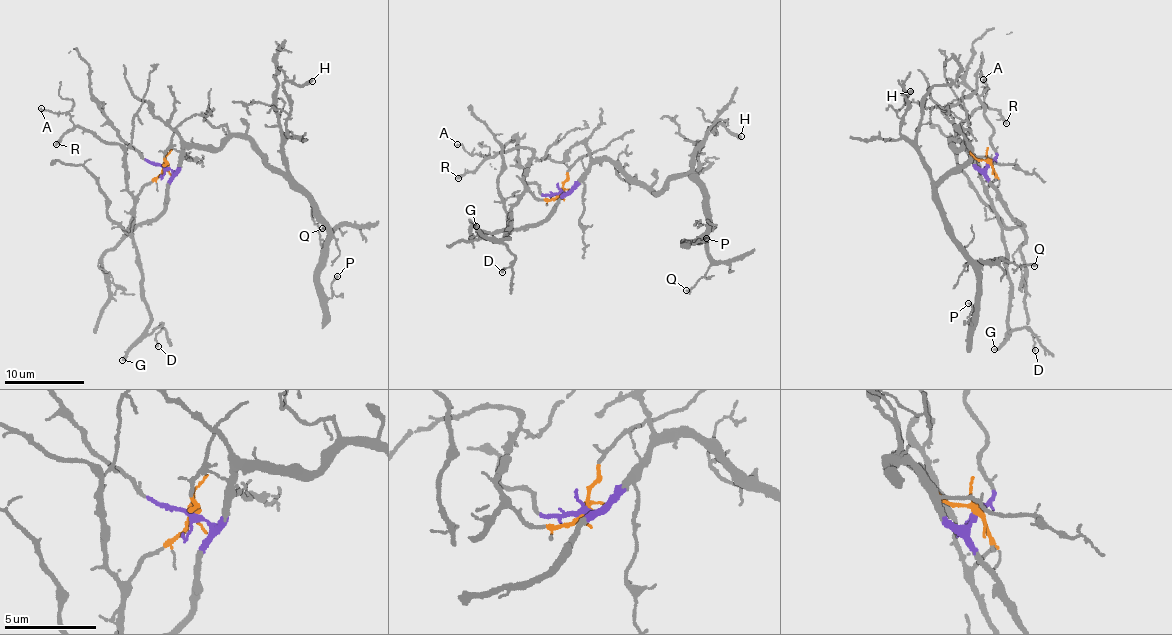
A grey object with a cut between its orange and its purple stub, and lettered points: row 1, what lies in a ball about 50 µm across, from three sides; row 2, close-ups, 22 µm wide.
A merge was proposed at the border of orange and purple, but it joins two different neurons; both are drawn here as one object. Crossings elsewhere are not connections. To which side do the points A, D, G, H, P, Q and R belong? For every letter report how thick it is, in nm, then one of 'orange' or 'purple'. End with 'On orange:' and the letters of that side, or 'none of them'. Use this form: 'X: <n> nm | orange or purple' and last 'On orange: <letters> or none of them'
A: 100 nm | orange
D: 120 nm | orange
G: 280 nm | orange
H: 320 nm | purple
P: 130 nm | purple
Q: 200 nm | purple
R: 140 nm | orange
On orange: A, D, G, R

